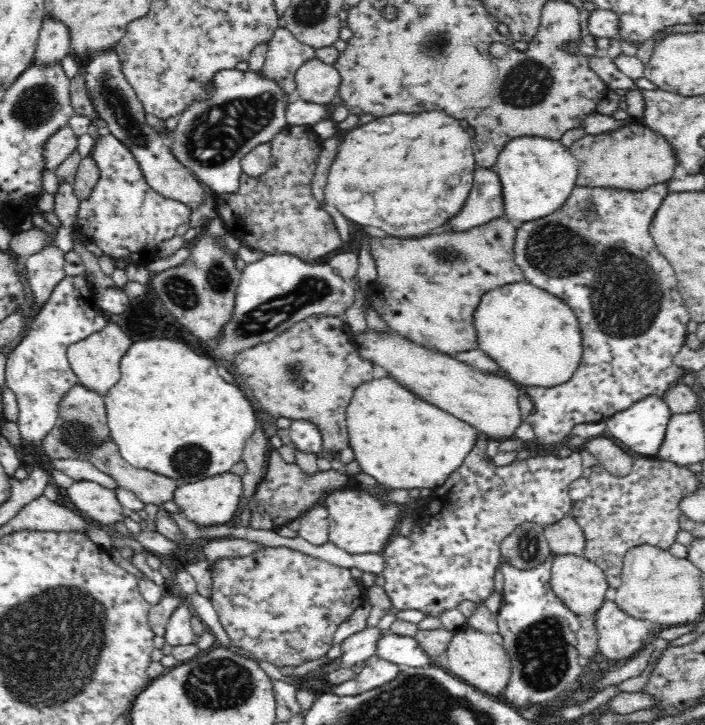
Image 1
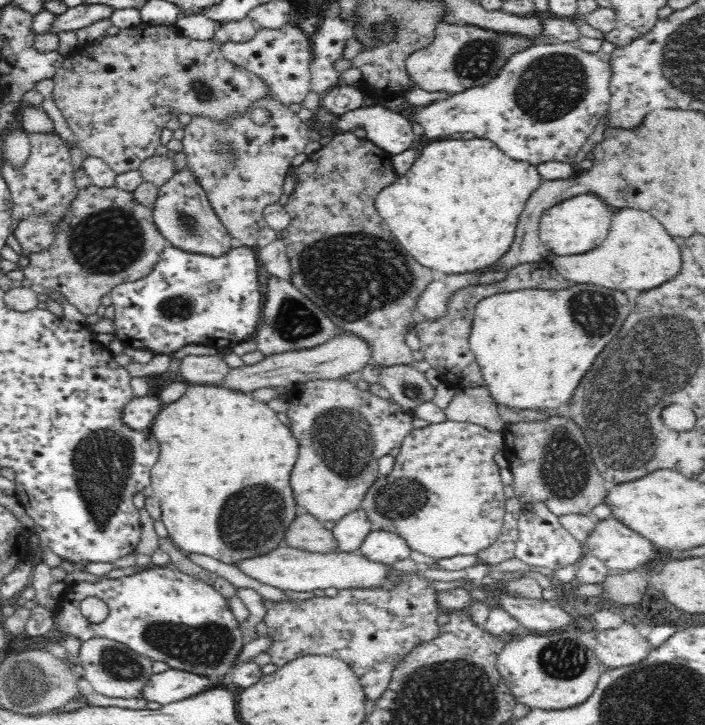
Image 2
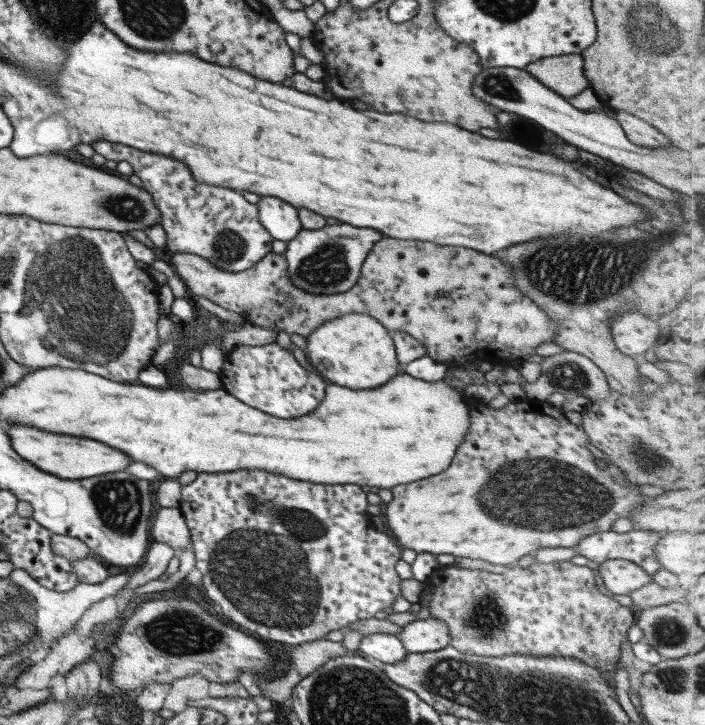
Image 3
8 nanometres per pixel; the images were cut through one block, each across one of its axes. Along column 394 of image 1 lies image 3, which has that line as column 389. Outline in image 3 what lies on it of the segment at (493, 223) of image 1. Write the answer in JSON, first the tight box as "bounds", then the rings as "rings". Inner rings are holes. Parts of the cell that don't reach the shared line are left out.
{"bounds":[170,236,560,365],"rings":[[[384,236],[368,253],[358,282],[350,290],[333,295],[312,294],[295,287],[287,276],[287,260],[284,254],[270,251],[259,263],[242,272],[228,272],[218,268],[197,254],[174,252],[170,265],[186,283],[191,298],[203,296],[214,304],[243,316],[246,322],[262,328],[277,330],[283,326],[288,335],[310,337],[325,322],[345,314],[367,314],[380,321],[390,333],[402,331],[420,341],[426,347],[428,357],[446,363],[457,361],[466,364],[485,361],[492,365],[520,365],[536,354],[536,348],[552,343],[560,323],[548,316],[535,300],[526,296],[515,283],[512,268],[498,256],[490,256],[470,248],[442,246],[423,240],[398,240]]]}

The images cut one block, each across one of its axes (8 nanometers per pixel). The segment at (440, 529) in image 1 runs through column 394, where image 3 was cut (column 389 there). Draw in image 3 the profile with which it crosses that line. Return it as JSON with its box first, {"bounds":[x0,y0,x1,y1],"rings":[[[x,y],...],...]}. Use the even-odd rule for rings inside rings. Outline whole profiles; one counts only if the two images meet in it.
{"bounds":[179,470,402,645],"rings":[[[236,470],[236,472],[216,472],[216,474],[198,473],[194,482],[181,486],[179,509],[191,534],[196,563],[195,567],[202,573],[202,583],[206,596],[214,602],[219,615],[230,622],[237,622],[257,632],[262,639],[270,640],[277,645],[298,645],[320,640],[332,632],[342,629],[357,620],[366,620],[376,616],[377,612],[391,608],[394,600],[402,595],[400,582],[402,579],[396,572],[396,564],[401,559],[402,548],[388,534],[379,532],[372,523],[372,517],[366,511],[368,500],[367,489],[351,484],[316,484],[313,482],[292,480],[288,476],[260,472],[260,470]]]}

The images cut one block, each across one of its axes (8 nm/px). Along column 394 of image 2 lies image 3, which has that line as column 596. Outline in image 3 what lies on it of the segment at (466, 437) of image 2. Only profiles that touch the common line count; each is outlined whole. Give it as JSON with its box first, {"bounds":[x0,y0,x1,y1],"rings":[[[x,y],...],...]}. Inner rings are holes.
{"bounds":[383,398,651,569],"rings":[[[466,398],[468,405],[468,413],[470,413],[471,428],[467,432],[467,436],[463,440],[464,444],[456,451],[455,458],[448,468],[448,472],[442,472],[440,476],[430,476],[426,480],[420,482],[412,482],[412,484],[400,484],[396,488],[391,488],[394,494],[394,500],[383,505],[384,515],[388,519],[390,532],[394,534],[394,540],[402,549],[411,548],[417,553],[429,552],[435,555],[451,554],[452,556],[462,556],[462,558],[478,558],[478,560],[486,560],[490,564],[497,565],[500,569],[517,566],[518,560],[526,554],[535,555],[540,548],[572,548],[576,546],[583,538],[592,536],[596,532],[606,532],[610,529],[613,522],[618,518],[631,516],[633,512],[639,510],[645,502],[651,498],[644,495],[642,490],[636,484],[628,482],[626,474],[622,472],[616,478],[612,478],[610,470],[602,470],[596,464],[596,456],[590,452],[590,441],[587,432],[582,425],[576,425],[566,418],[561,408],[555,408],[547,401],[538,401],[527,398],[526,400],[512,401],[504,408],[493,410],[482,403],[480,400]]]}

